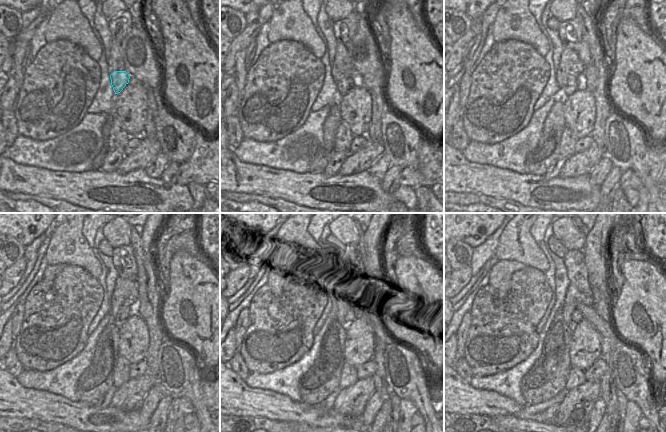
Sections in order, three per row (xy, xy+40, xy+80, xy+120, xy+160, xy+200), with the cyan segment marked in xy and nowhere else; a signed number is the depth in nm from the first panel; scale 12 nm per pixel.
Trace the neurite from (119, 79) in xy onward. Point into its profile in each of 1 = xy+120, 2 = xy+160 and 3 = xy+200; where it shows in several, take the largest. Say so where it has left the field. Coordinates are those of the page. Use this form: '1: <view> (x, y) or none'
1: xy+120 (124, 313)
2: xy+160 (354, 313)
3: xy+200 (576, 316)

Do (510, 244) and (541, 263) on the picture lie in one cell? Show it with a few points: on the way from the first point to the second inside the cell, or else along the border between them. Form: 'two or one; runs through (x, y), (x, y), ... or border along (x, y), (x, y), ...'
one; runs through (518, 245), (533, 257)

